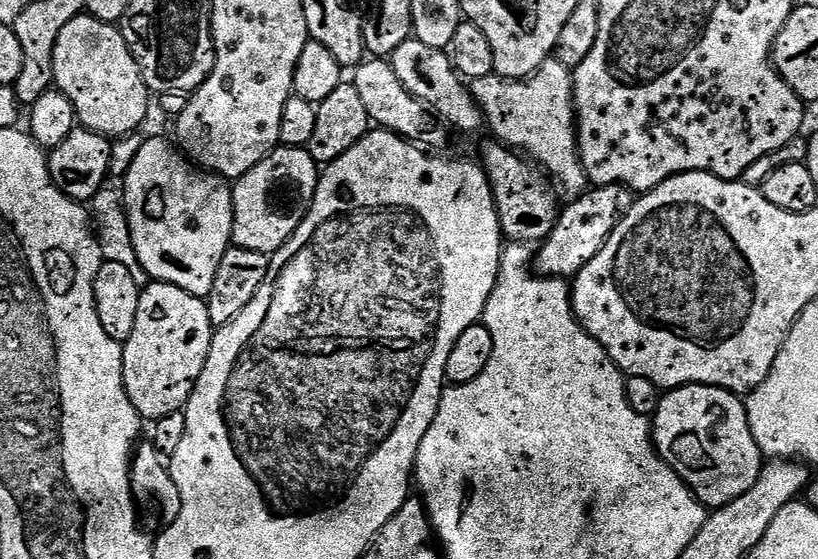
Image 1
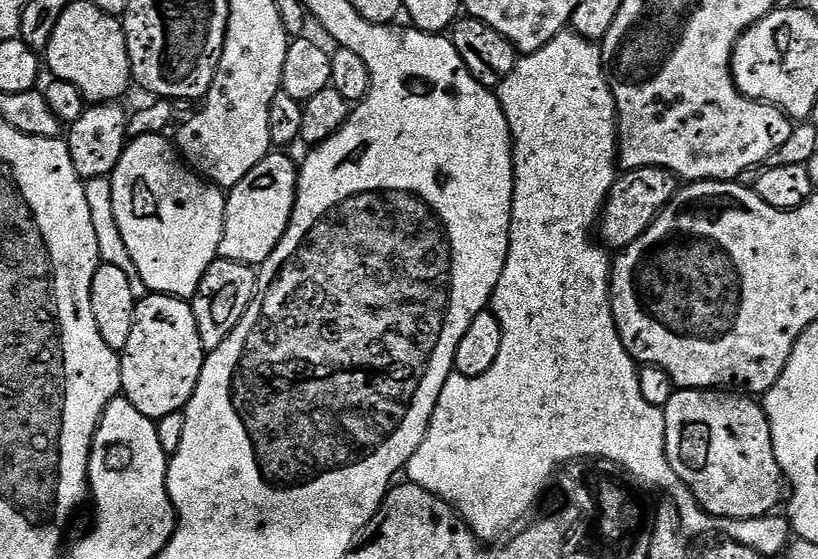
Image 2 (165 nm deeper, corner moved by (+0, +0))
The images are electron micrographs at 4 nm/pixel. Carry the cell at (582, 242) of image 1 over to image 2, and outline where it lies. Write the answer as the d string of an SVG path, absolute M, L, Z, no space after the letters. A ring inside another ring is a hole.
M646 166L625 171L608 196L602 223L598 228L599 239L612 250L629 248L635 240L642 238L642 234L646 234L646 230L657 220L664 208L675 199L677 191L677 176L665 168Z

